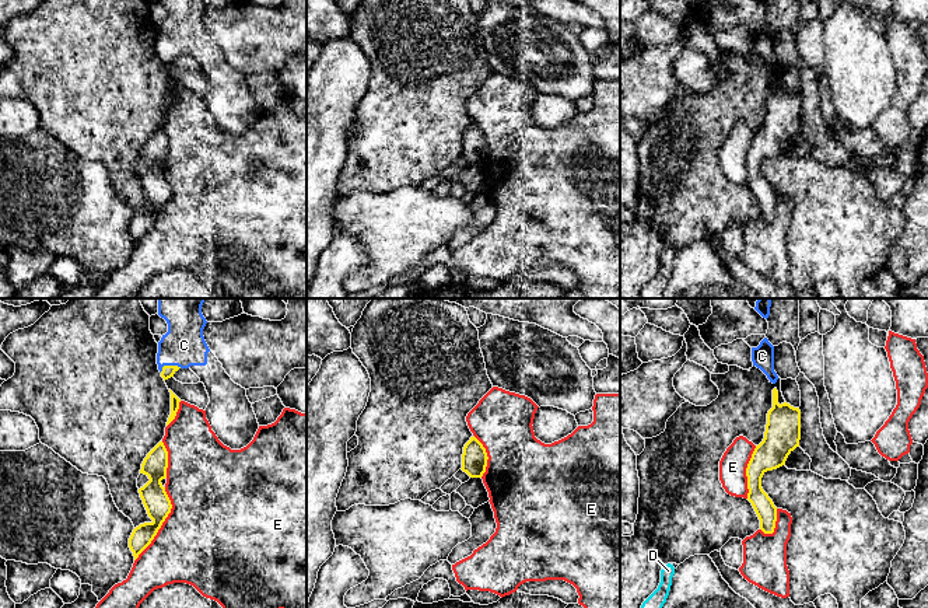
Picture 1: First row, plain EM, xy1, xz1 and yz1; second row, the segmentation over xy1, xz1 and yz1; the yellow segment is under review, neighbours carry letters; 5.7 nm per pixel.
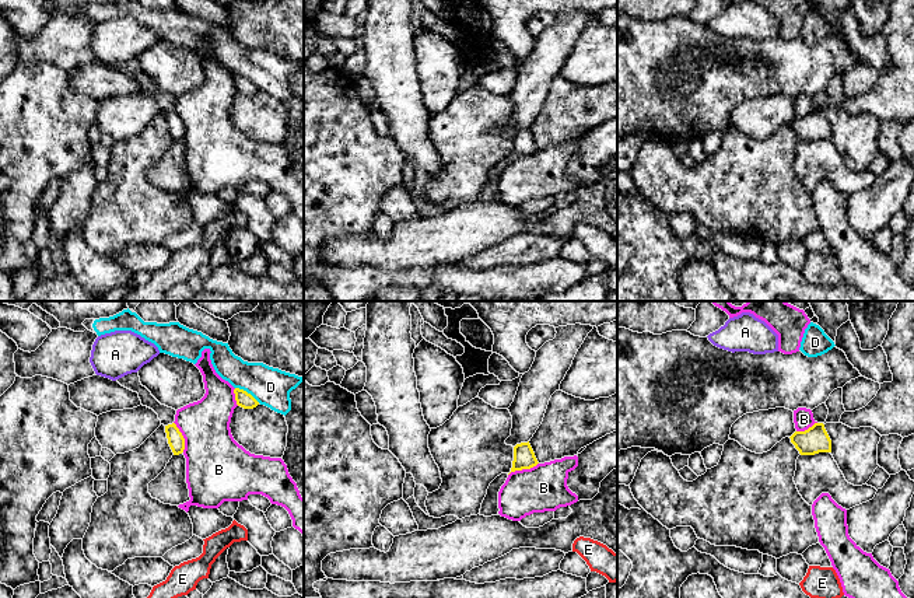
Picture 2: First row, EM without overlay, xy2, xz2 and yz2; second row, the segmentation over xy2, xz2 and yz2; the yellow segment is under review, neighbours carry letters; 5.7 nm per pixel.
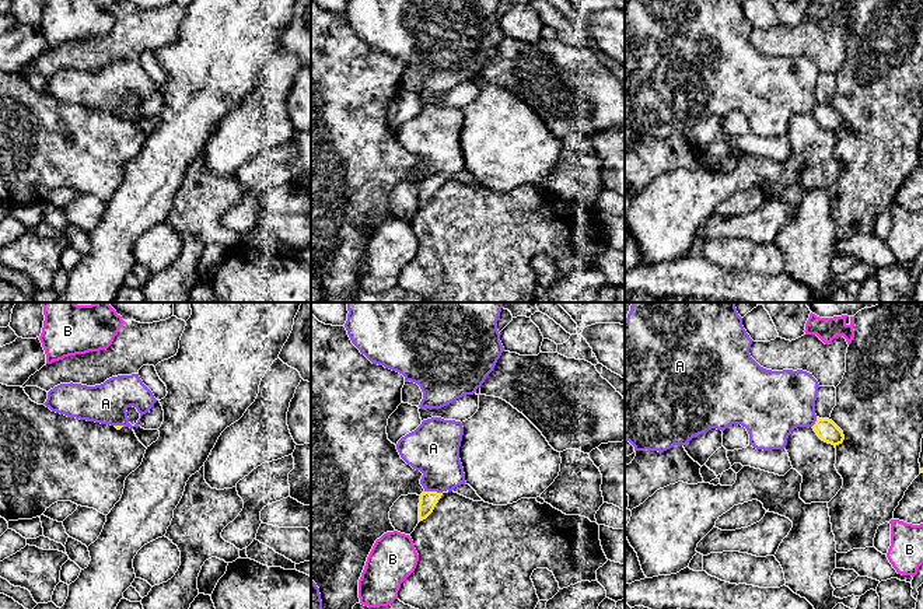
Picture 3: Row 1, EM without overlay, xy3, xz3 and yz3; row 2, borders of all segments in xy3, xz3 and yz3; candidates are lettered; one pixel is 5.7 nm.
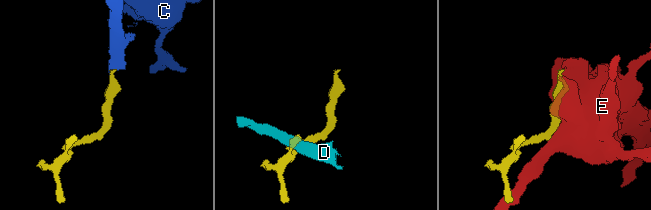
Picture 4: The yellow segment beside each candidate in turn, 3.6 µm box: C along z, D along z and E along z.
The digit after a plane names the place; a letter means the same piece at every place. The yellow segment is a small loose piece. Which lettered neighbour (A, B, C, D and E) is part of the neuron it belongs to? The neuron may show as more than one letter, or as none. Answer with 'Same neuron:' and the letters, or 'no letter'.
Same neuron: C

